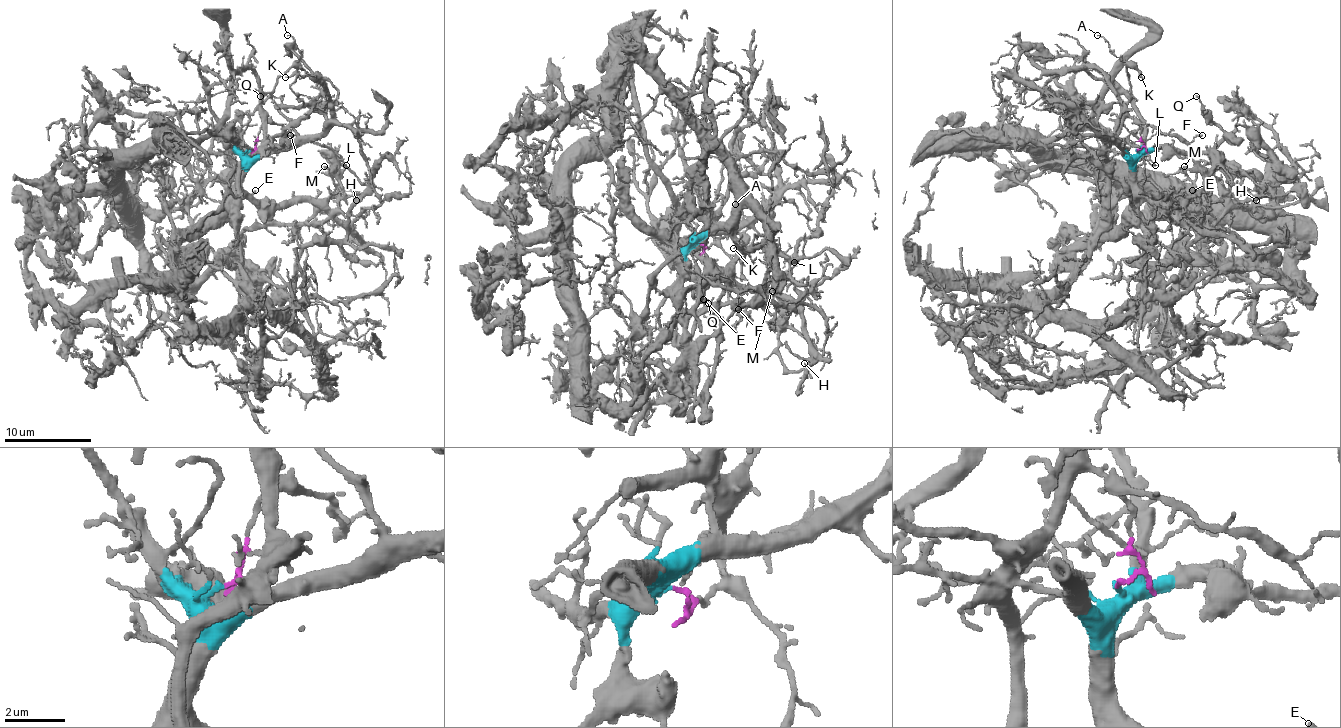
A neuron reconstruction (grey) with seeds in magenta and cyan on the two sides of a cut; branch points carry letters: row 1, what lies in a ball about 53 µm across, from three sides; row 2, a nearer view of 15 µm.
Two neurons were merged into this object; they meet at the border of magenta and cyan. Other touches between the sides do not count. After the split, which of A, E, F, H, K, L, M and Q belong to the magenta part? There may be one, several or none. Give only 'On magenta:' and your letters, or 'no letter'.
On magenta: A, F, K

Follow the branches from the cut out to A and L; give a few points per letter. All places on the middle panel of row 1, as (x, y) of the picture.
A: (700, 244), (704, 251), (713, 238), (708, 233), (724, 238), (741, 233), (750, 224), (735, 205)
L: (697, 244), (695, 242), (702, 238), (754, 227), (794, 262)

